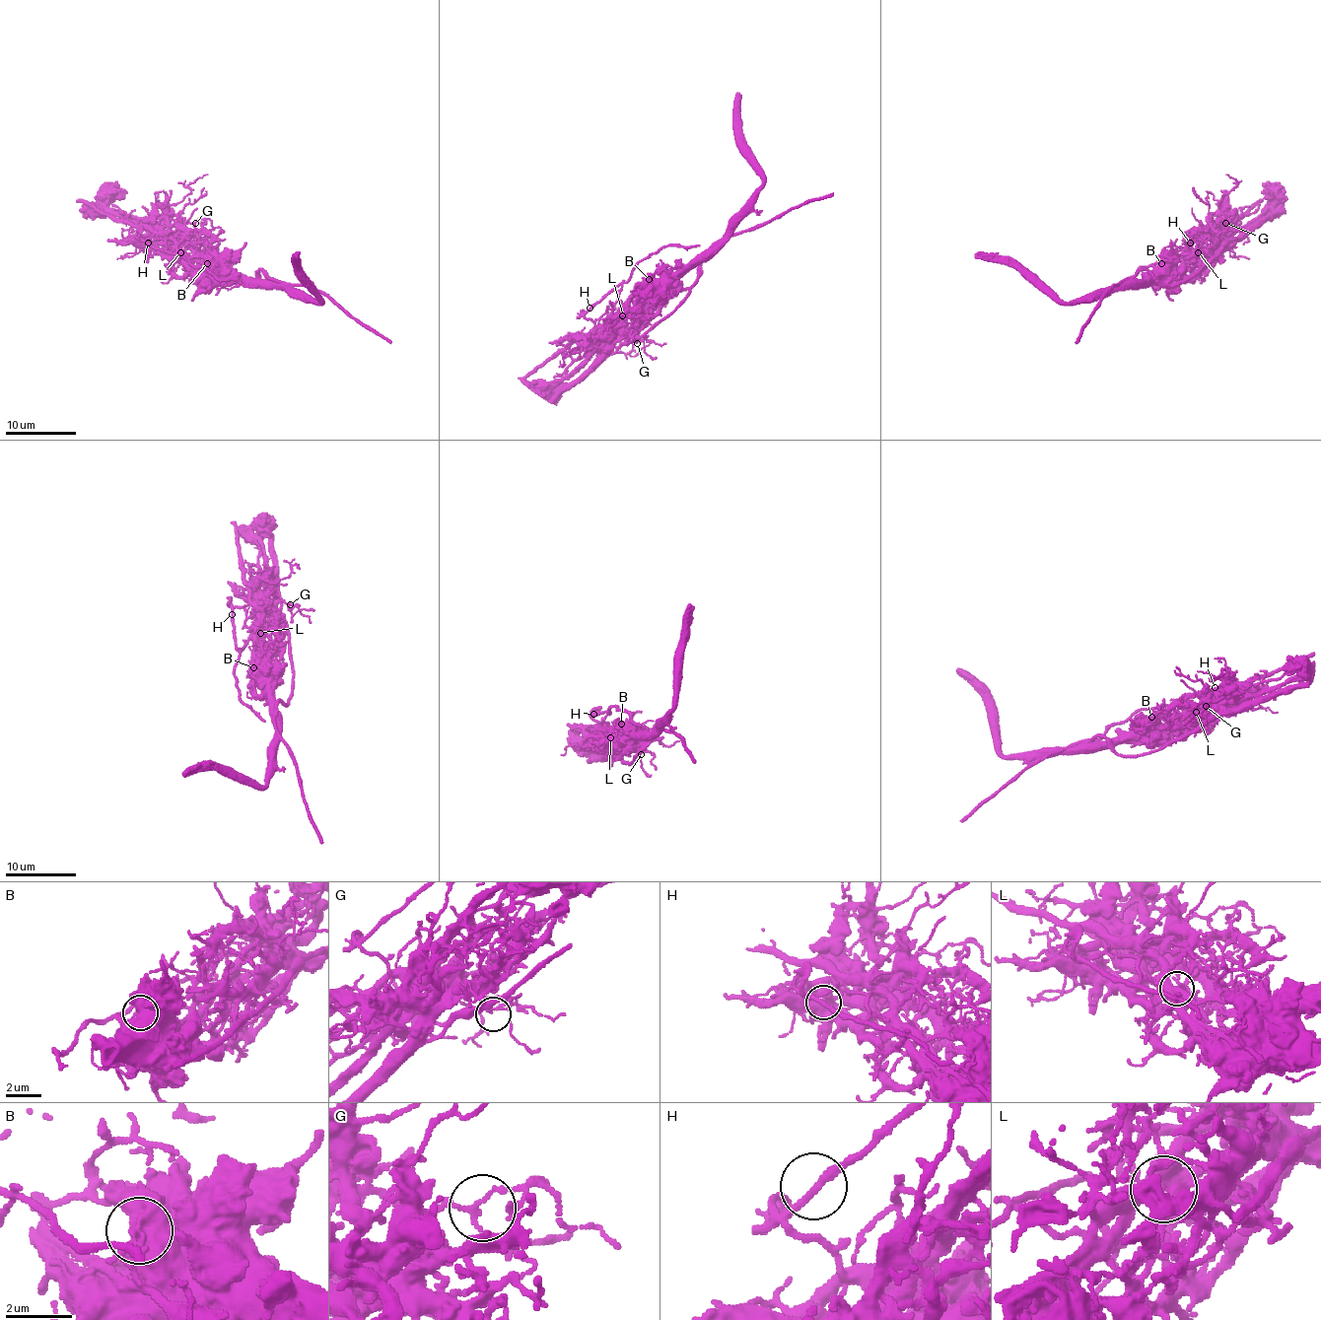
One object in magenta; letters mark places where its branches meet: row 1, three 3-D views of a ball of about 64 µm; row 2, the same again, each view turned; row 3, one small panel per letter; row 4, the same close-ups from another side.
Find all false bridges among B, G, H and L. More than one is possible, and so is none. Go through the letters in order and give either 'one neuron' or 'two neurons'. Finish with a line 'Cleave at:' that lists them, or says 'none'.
B: two neurons
G: one neuron
H: one neuron
L: two neurons
Cleave at: B, L

